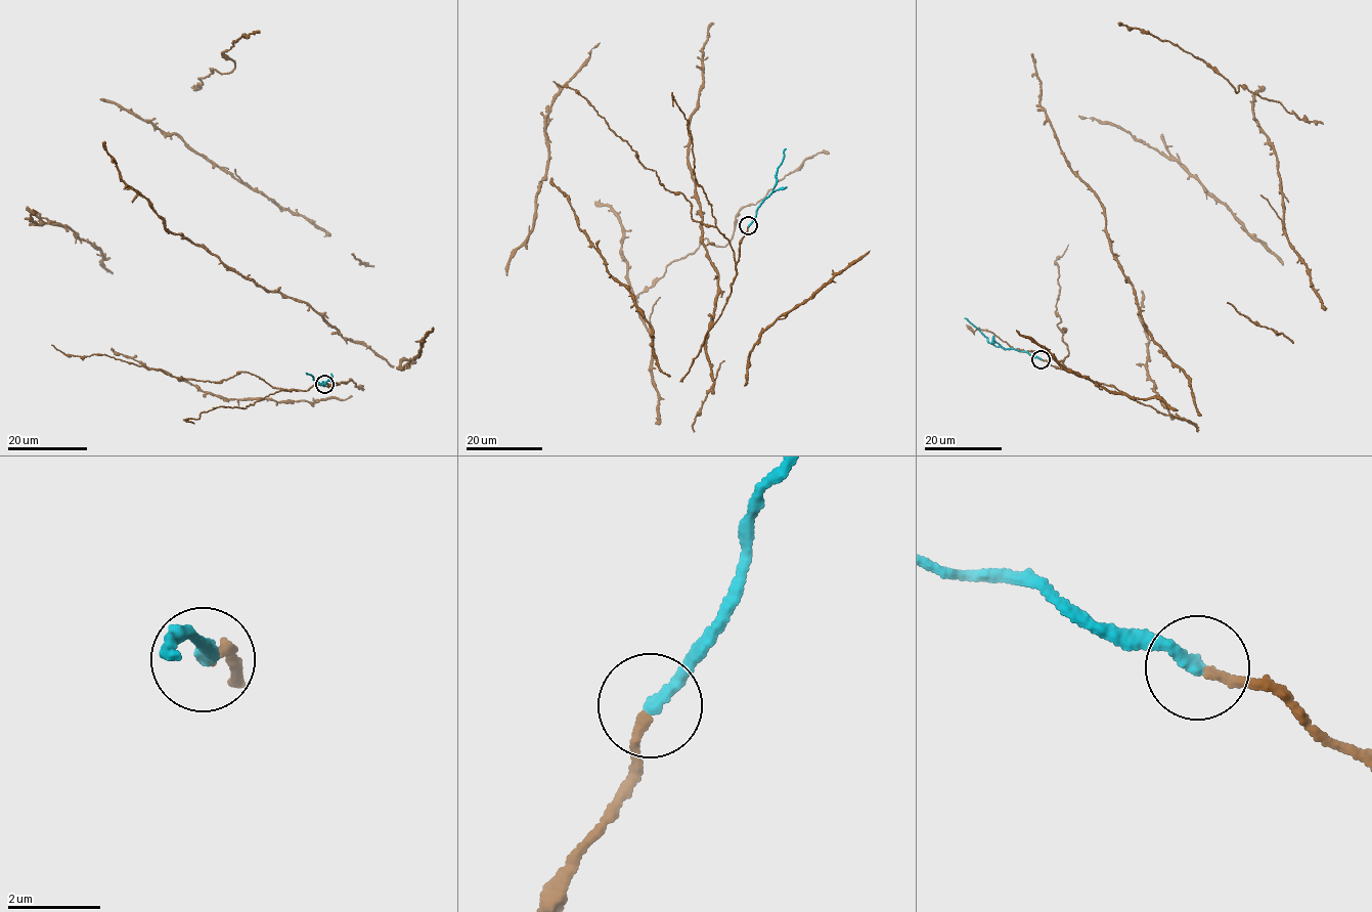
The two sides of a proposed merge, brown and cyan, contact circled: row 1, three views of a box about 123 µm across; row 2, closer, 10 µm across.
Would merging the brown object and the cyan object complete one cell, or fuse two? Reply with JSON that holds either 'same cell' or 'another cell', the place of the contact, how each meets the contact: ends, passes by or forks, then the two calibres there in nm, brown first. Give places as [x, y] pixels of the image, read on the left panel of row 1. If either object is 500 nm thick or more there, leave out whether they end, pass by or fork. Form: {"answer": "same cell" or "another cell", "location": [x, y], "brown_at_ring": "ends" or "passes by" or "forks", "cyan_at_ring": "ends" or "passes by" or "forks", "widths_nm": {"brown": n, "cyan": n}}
{"answer": "same cell", "location": [324, 384], "brown_at_ring": "ends", "cyan_at_ring": "ends", "widths_nm": {"brown": 190, "cyan": 240}}

